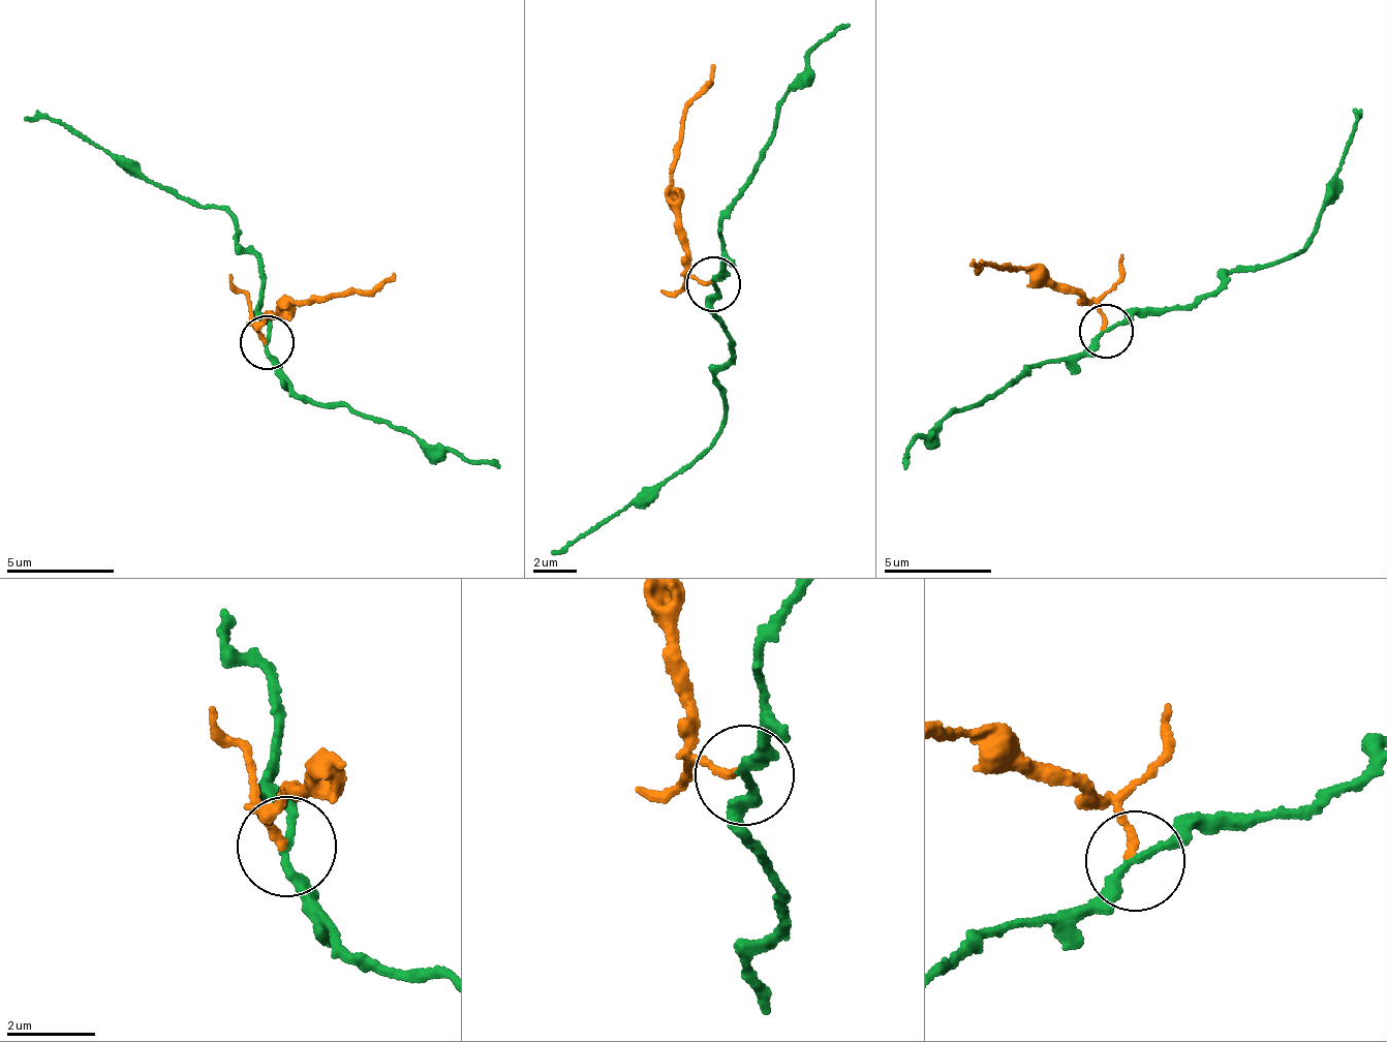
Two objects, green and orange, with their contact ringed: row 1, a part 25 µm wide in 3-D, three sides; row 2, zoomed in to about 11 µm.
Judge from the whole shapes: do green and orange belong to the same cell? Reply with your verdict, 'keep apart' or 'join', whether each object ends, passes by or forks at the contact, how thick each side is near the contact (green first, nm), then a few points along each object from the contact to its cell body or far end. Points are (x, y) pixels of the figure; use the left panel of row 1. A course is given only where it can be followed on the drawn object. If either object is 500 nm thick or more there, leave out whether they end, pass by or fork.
keep apart | green passes by | orange ends | 180/170 nm | green via (268, 342), (254, 311), (264, 268), (236, 243), (223, 207), (136, 179), (45, 117), (24, 119) | orange via (268, 338), (257, 325), (286, 306), (334, 297), (367, 296), (396, 280)

